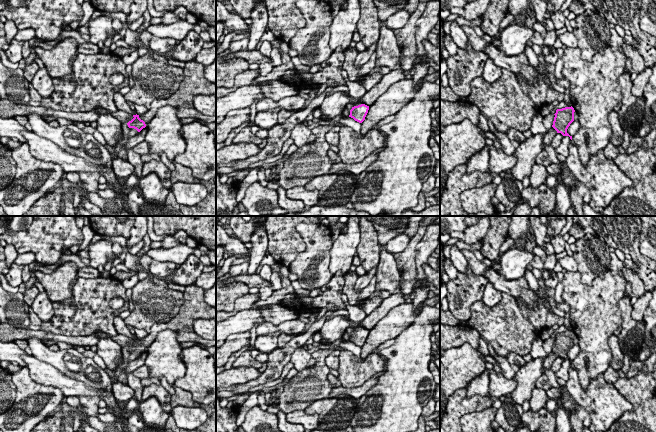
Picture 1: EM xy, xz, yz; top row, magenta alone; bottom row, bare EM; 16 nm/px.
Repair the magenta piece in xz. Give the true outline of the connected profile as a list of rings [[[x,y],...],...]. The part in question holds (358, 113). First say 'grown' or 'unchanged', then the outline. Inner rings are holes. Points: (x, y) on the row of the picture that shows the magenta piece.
grown; [[[358,101],[355,103],[348,103],[346,105],[346,109],[350,111],[349,117],[359,123],[362,123],[368,113],[369,106],[363,104],[362,101]]]

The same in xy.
grown; [[[133,115],[133,119],[129,121],[128,123],[122,124],[122,130],[123,130],[123,139],[119,141],[115,148],[112,150],[113,156],[116,156],[116,154],[124,148],[125,144],[127,143],[128,139],[135,136],[138,132],[140,132],[143,128],[146,127],[146,124],[143,120],[139,118],[139,115]]]

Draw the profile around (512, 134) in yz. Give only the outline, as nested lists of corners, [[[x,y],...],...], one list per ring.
[[[513,128],[509,129],[507,132],[506,132],[506,135],[507,137],[510,139],[510,140],[514,140],[514,141],[517,141],[519,143],[522,143],[526,140],[526,137],[523,135],[522,132],[518,131],[518,130],[515,130]]]

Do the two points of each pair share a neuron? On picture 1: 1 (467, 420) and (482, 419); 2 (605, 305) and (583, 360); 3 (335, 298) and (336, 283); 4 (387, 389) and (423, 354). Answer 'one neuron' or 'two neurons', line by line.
1: one neuron
2: one neuron
3: one neuron
4: one neuron

